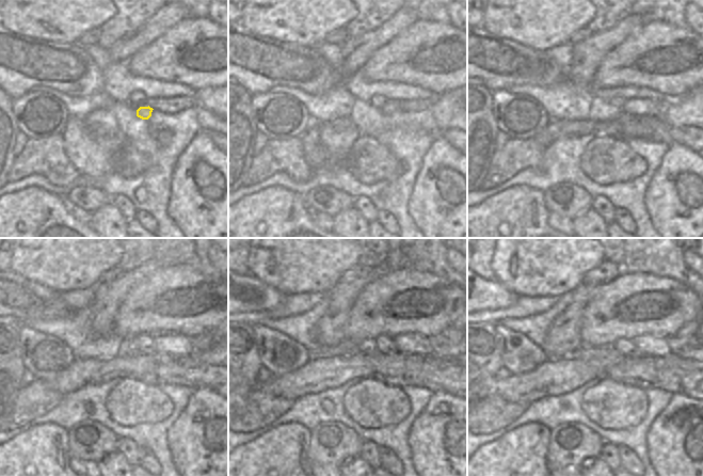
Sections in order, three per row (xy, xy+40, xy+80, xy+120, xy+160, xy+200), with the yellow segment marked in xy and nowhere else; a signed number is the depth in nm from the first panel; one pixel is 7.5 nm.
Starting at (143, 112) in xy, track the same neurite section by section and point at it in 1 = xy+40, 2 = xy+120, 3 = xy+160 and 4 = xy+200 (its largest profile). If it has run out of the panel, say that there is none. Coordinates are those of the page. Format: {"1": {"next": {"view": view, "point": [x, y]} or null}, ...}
{"1": {"next": {"view": "xy+40", "point": [389, 106]}}, "2": {"next": {"view": "xy+120", "point": [165, 343]}}, "3": {"next": {"view": "xy+160", "point": [406, 343]}}, "4": {"next": {"view": "xy+200", "point": [651, 345]}}}

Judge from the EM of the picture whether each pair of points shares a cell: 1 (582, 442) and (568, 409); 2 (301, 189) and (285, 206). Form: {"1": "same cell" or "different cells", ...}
{"1": "different cells", "2": "different cells"}

